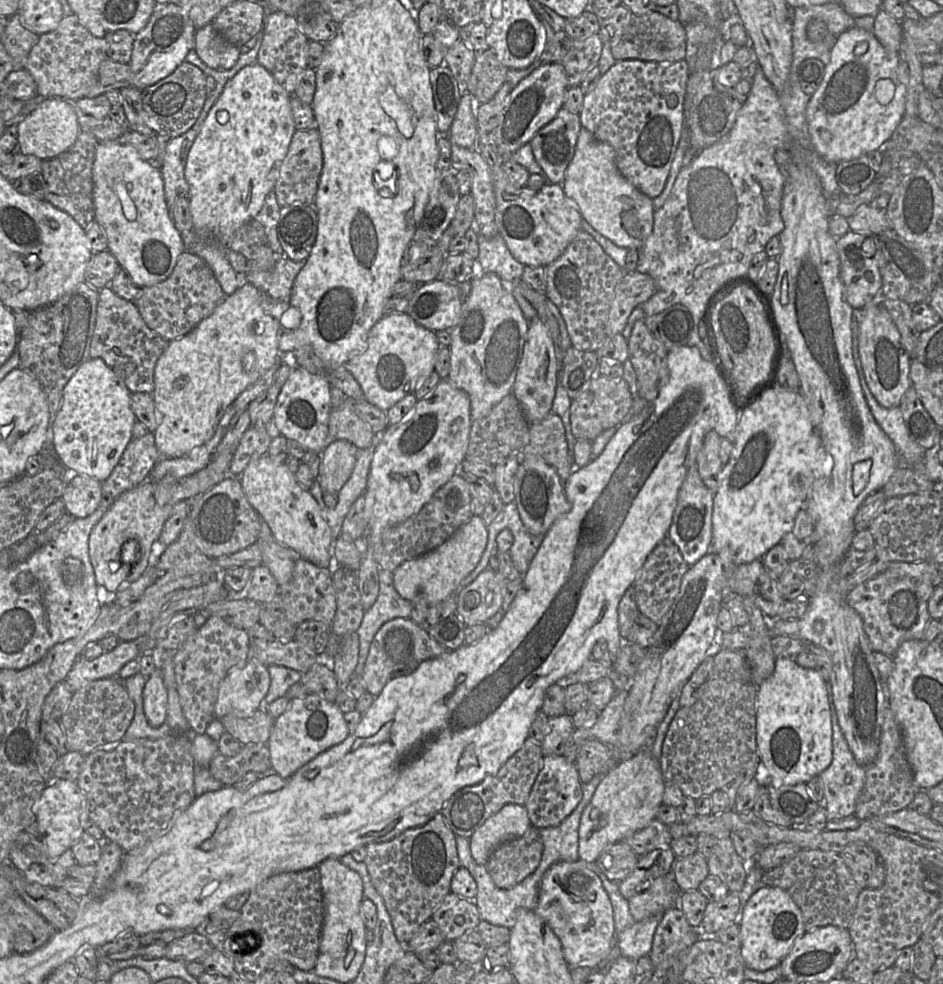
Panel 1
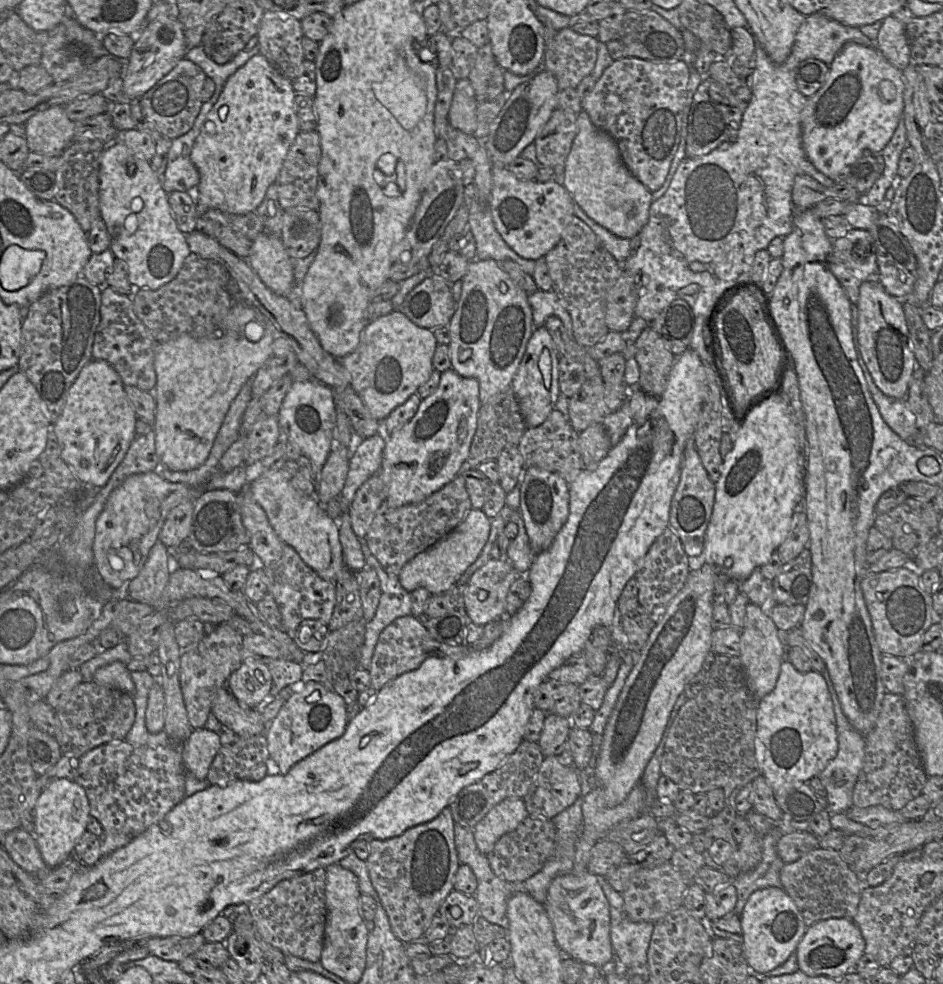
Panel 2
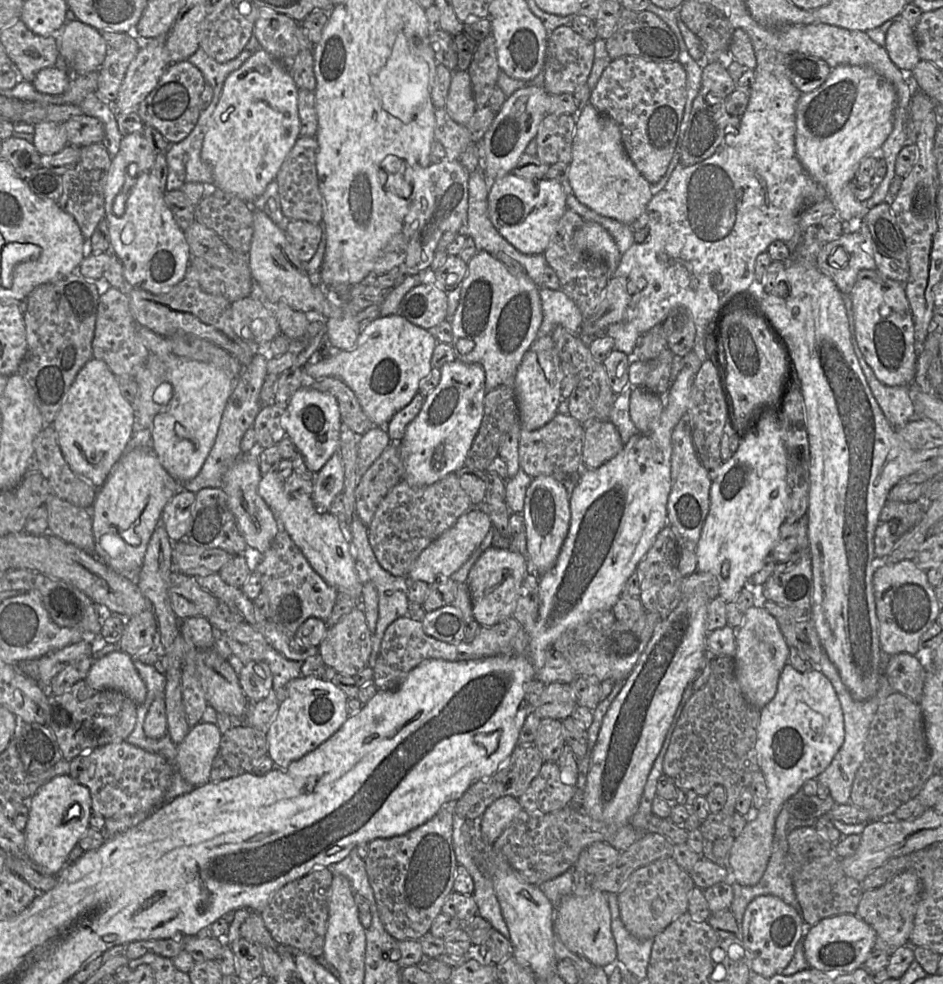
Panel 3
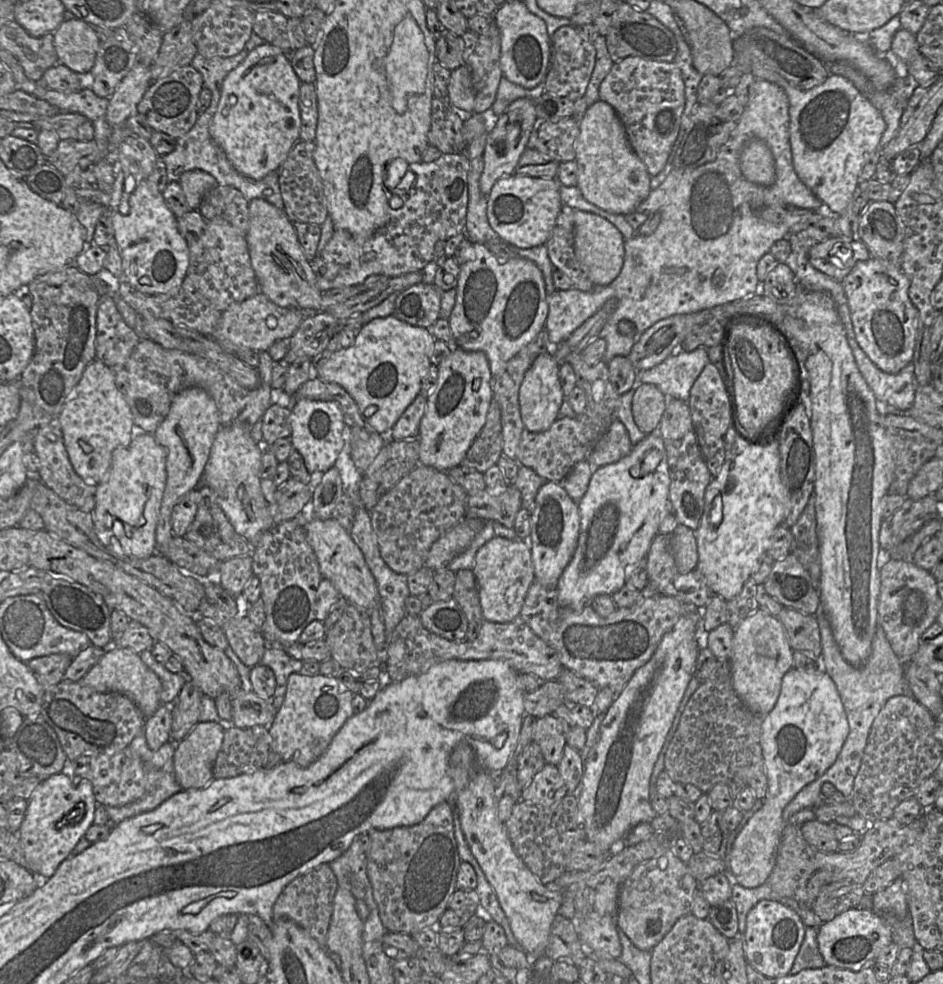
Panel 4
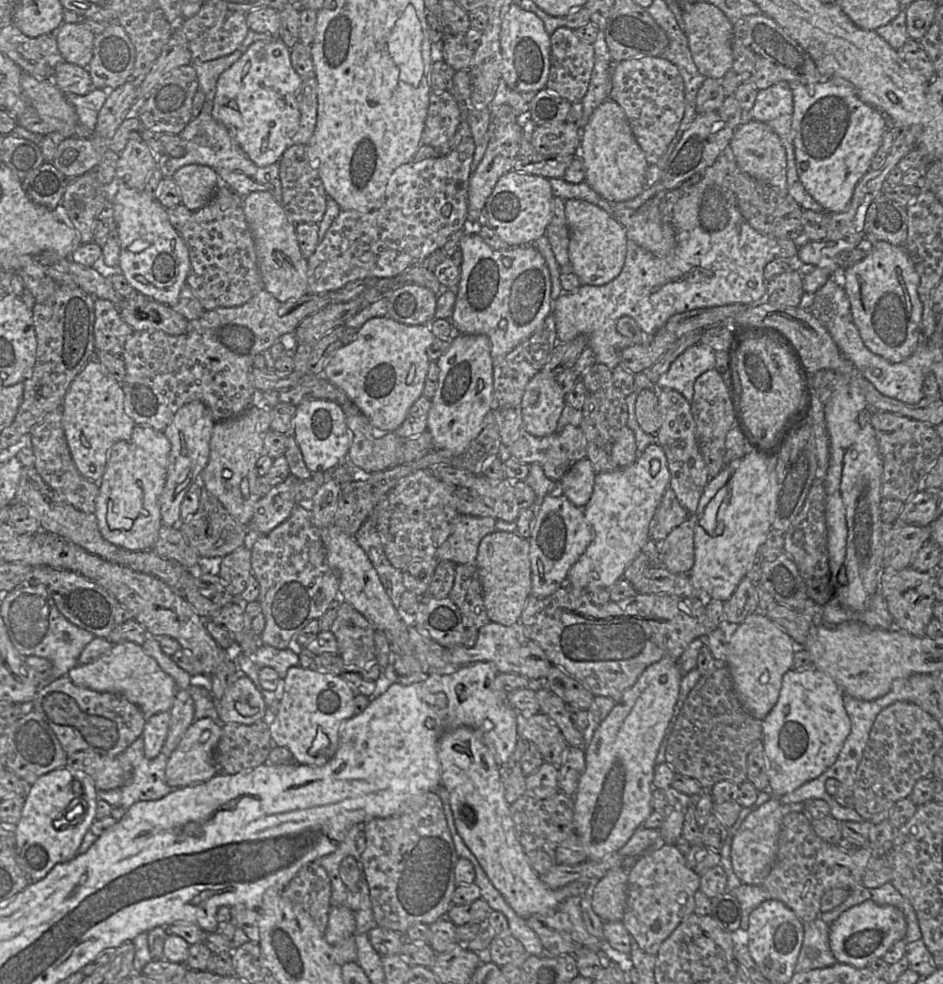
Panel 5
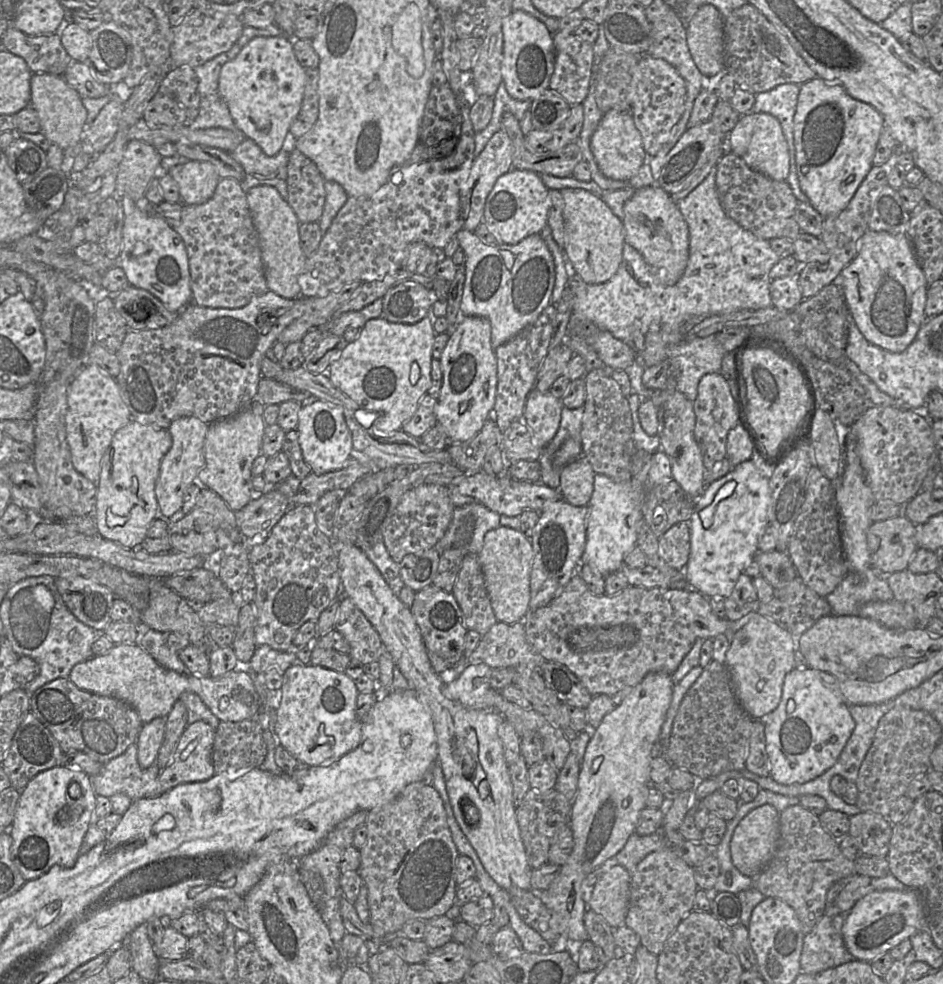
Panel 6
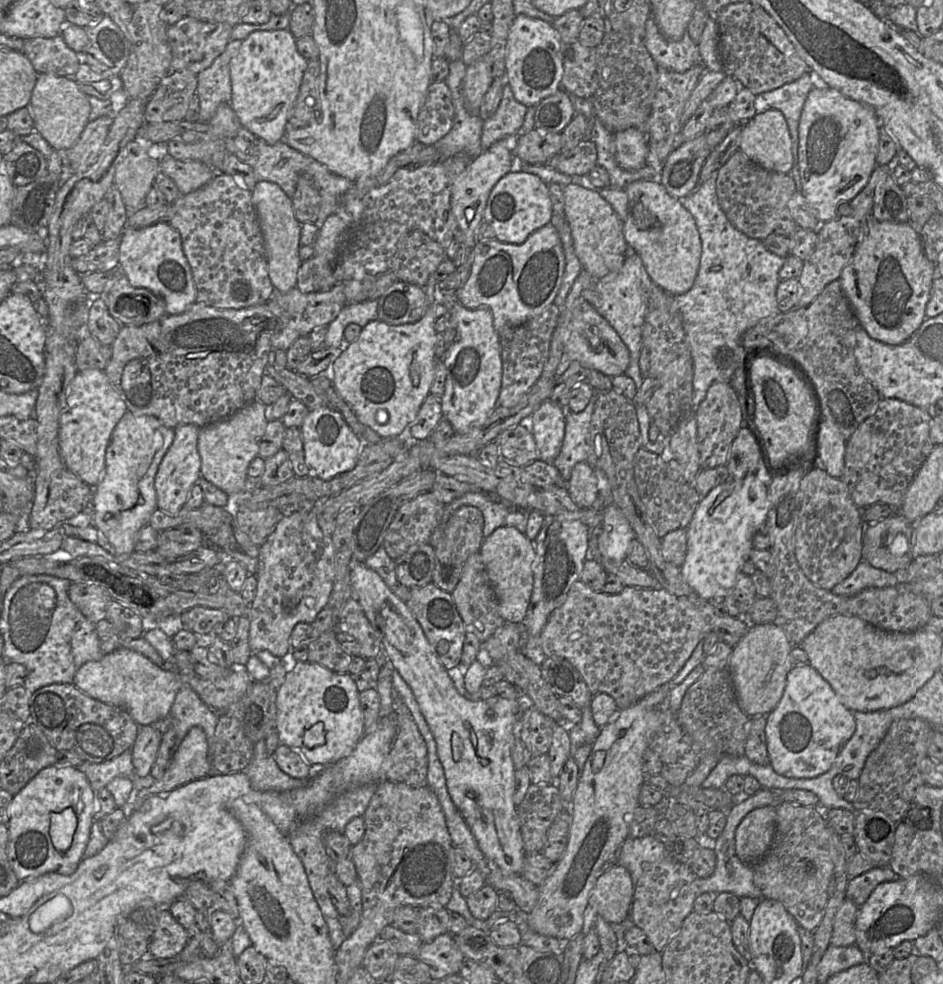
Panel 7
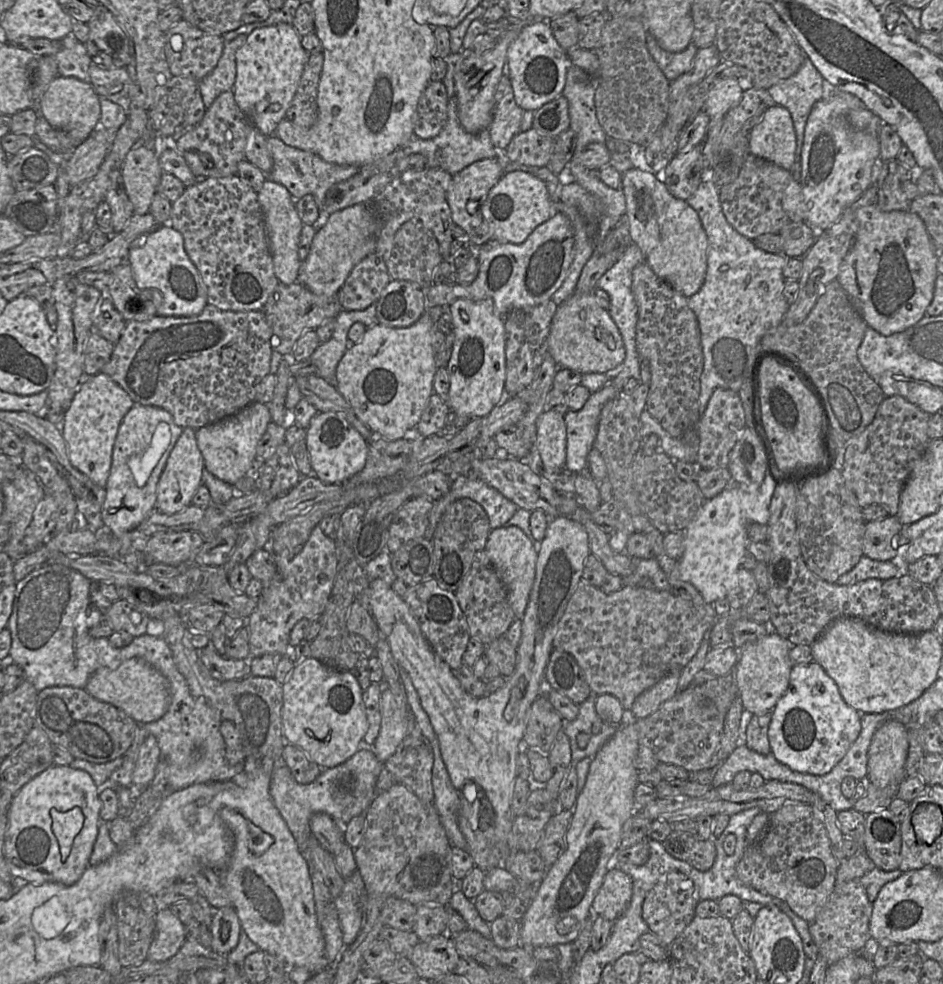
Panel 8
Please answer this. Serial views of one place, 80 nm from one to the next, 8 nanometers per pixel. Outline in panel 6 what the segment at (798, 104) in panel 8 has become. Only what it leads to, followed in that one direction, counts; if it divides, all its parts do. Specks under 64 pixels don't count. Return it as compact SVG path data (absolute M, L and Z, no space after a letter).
M782 84L770 91L758 93L755 95L751 113L770 114L779 121L790 156L790 170L786 181L797 201L809 203L807 196L800 188L795 160L793 126L799 91L800 85L798 84Z

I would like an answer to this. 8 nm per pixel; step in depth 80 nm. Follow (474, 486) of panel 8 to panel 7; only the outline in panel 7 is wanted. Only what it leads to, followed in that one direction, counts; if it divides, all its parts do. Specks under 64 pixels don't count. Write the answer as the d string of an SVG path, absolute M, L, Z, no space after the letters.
M469 492L456 498L450 504L444 506L444 511L439 524L434 529L429 544L434 548L441 540L447 522L452 514L462 506L474 506L478 508L484 518L483 536L487 538L495 529L505 526L506 516L510 513L511 508L508 504L496 501L487 494L481 492Z

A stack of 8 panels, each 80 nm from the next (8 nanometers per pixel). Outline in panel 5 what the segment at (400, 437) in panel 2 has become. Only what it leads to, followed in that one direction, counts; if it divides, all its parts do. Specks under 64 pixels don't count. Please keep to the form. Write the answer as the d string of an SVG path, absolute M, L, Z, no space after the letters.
M458 334L449 349L437 360L439 380L427 418L436 450L462 454L480 434L483 422L491 409L493 393L493 361L489 337L484 334Z

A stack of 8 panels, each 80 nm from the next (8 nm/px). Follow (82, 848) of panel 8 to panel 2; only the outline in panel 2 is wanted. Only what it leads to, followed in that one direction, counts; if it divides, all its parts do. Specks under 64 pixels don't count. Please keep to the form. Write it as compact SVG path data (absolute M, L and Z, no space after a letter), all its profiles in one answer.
M56 779L41 791L33 812L37 846L45 864L55 868L72 856L75 845L87 831L90 804L85 789L75 780Z

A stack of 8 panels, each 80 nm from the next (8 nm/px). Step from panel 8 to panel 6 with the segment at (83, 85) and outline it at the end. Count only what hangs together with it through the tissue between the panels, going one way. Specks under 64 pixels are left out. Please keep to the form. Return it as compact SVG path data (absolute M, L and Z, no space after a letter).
M33 73L30 81L31 103L36 110L41 133L50 143L58 145L63 150L81 142L81 134L86 129L87 110L82 103L80 94L63 78L50 73Z

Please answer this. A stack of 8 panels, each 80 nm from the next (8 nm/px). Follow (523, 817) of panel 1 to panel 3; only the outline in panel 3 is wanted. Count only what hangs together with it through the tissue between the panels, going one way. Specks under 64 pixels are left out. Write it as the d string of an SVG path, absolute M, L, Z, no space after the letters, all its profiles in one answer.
M506 795L495 800L480 817L480 830L484 842L493 845L521 810L518 799L513 796Z

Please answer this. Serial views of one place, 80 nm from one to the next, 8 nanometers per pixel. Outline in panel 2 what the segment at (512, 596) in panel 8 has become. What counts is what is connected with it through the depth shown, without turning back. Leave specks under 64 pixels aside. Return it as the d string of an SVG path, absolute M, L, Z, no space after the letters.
M509 558L508 561L489 559L486 564L476 570L462 588L462 606L468 620L485 626L502 616L506 612L509 588L519 575L520 573L514 568Z

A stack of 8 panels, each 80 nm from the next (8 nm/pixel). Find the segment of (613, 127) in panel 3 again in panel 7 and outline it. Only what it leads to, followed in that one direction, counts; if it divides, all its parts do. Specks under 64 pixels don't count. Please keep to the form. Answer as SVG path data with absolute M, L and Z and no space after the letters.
M628 128L614 134L615 158L625 170L637 171L643 168L648 153L648 138L638 128Z

